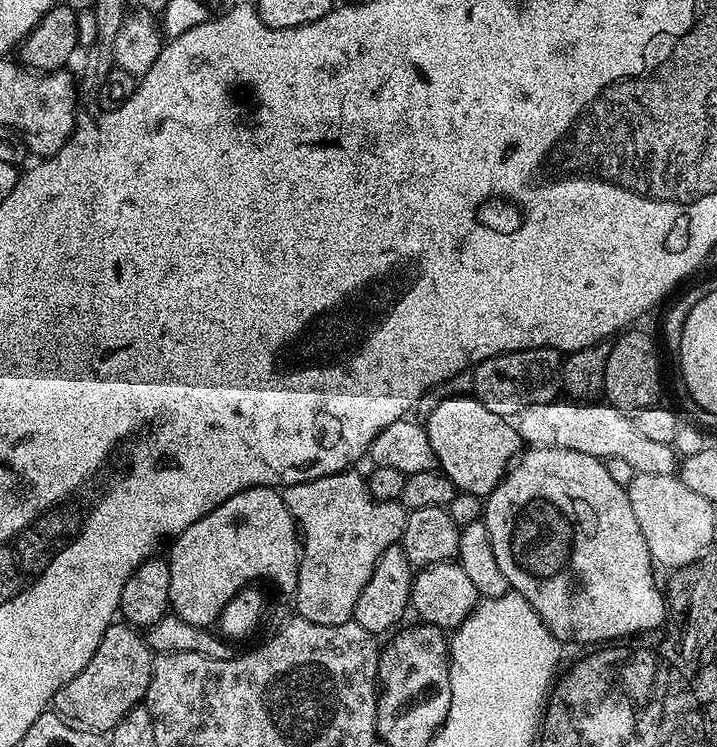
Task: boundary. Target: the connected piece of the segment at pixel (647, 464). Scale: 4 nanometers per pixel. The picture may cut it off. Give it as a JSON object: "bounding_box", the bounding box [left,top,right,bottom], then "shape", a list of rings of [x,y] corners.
{"bounding_box":[514,398,678,476],"shape":[[[557,398],[522,410],[514,423],[521,441],[528,448],[565,448],[578,454],[598,456],[605,462],[610,458],[622,458],[629,466],[634,466],[636,472],[655,476],[673,475],[678,468],[678,453],[672,445],[646,438],[634,427],[629,413],[613,408],[607,402]]]}

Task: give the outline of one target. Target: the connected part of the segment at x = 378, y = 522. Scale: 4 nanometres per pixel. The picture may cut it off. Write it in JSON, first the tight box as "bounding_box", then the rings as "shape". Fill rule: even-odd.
{"bounding_box":[282,470,408,626],"shape":[[[345,470],[343,472],[335,472],[329,476],[322,478],[314,478],[310,482],[302,482],[295,484],[289,488],[283,489],[282,492],[286,506],[290,510],[293,520],[296,521],[299,531],[302,533],[302,547],[300,549],[300,569],[298,570],[298,586],[294,593],[296,599],[296,608],[299,619],[309,620],[310,622],[318,622],[318,626],[338,626],[345,624],[346,621],[352,619],[352,611],[358,602],[358,594],[362,594],[362,586],[366,586],[366,582],[370,582],[370,574],[374,574],[374,566],[378,562],[378,558],[382,558],[382,554],[390,546],[400,544],[404,527],[406,526],[406,518],[408,512],[399,500],[376,500],[368,492],[368,485],[363,475],[359,476],[356,470]]]}

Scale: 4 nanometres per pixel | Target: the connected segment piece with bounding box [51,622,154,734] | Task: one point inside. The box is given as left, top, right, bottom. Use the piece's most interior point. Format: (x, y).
(115, 681)

